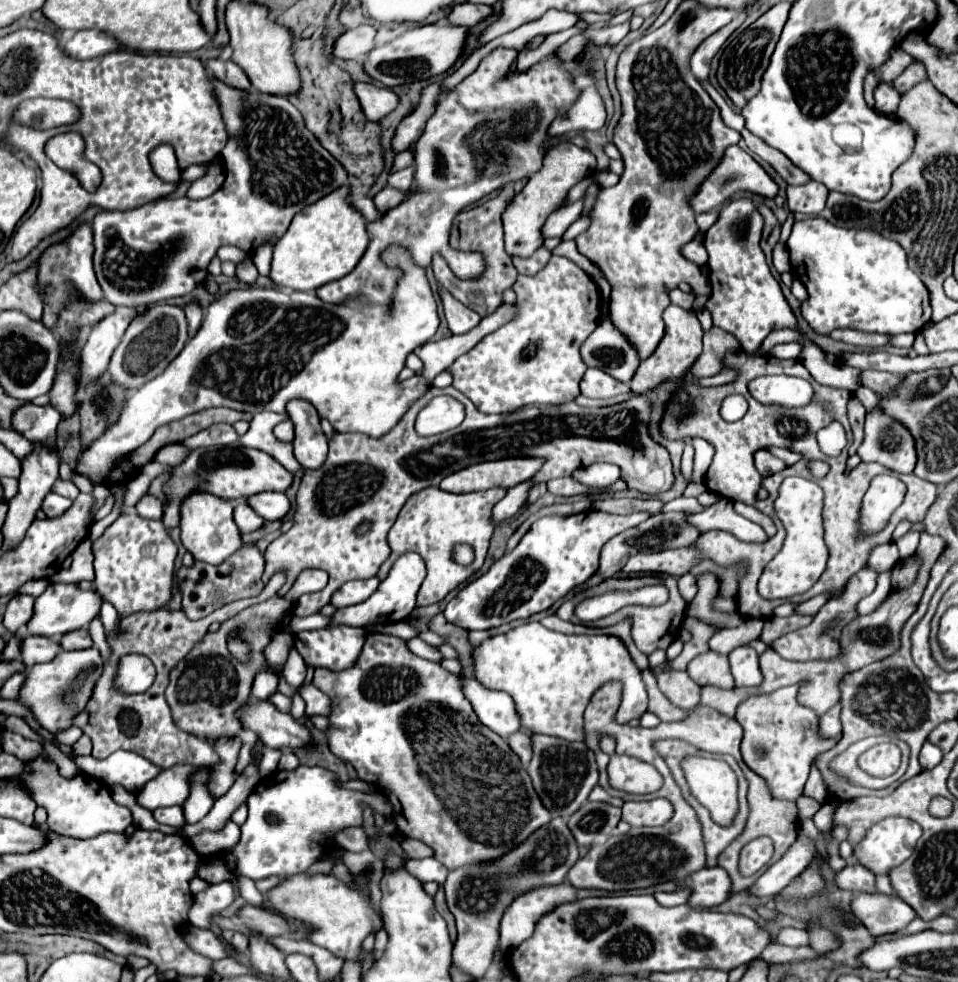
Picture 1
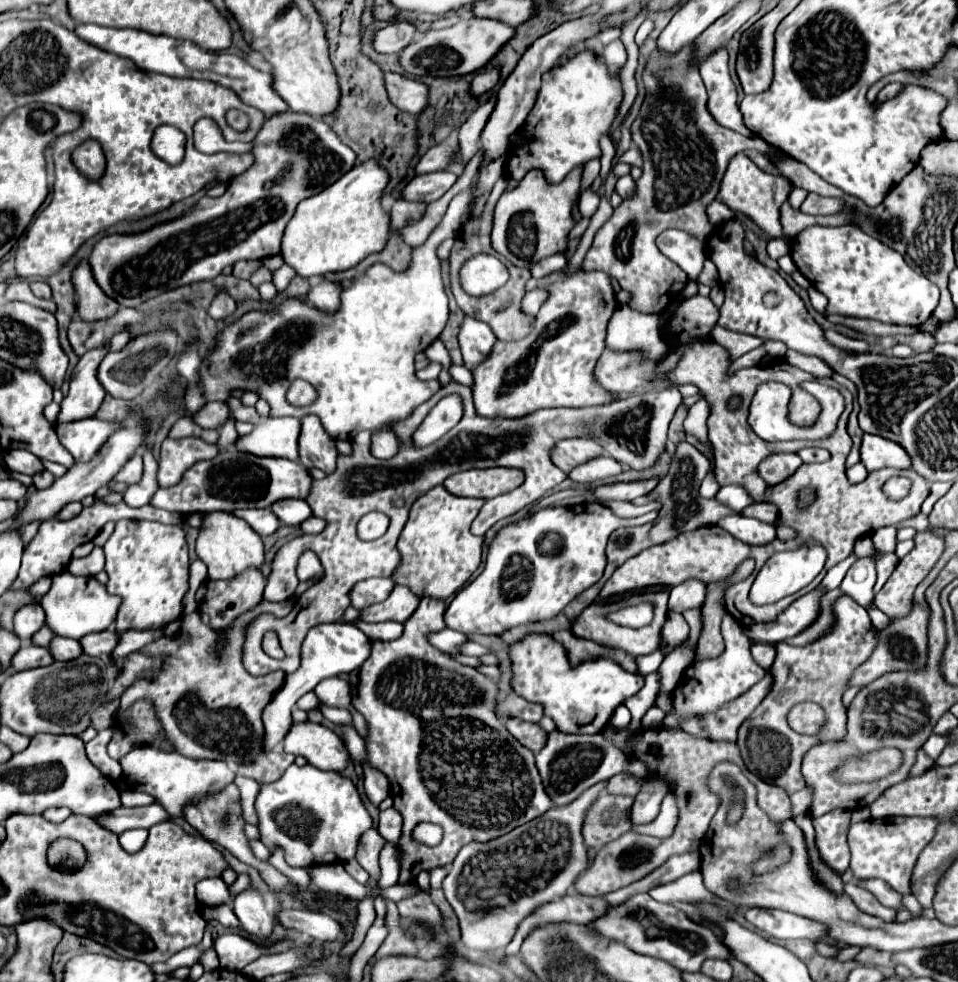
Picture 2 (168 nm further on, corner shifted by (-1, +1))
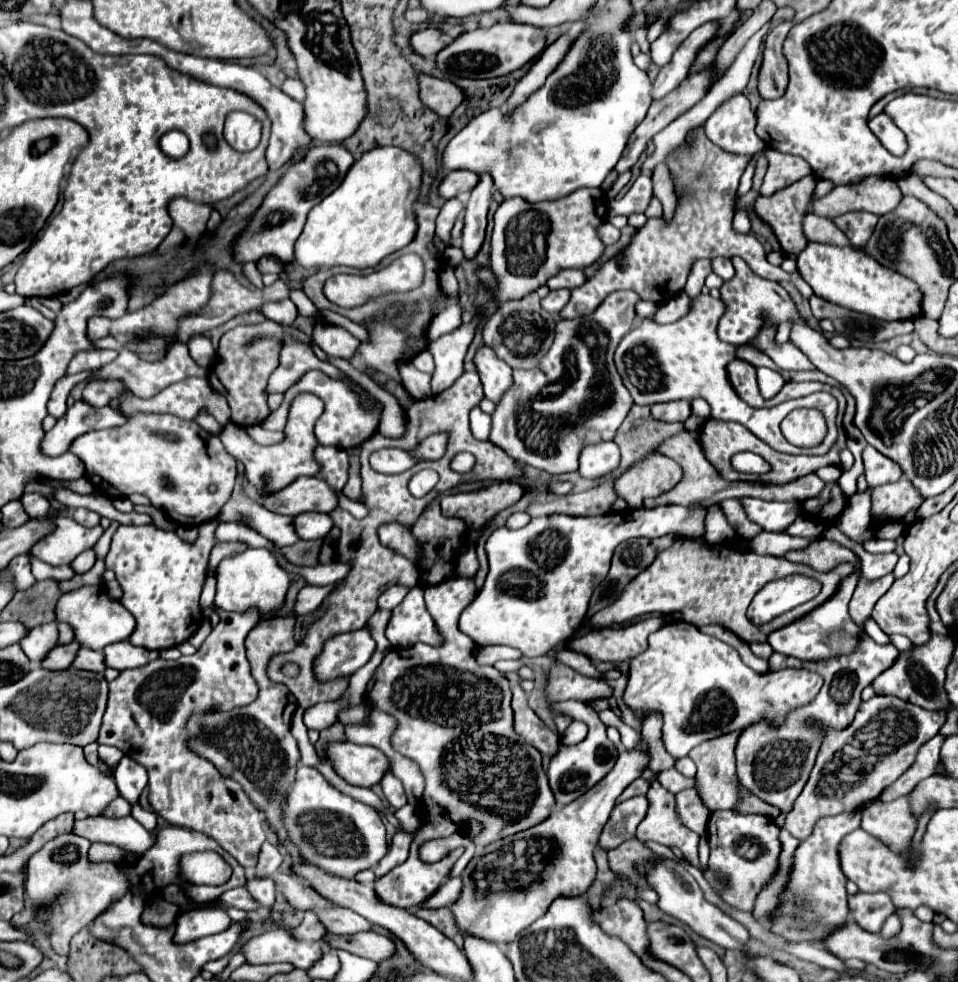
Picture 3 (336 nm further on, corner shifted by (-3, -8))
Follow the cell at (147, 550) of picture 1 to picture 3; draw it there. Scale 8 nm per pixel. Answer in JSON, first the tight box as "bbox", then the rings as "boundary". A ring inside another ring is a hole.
{"bbox":[105,519,217,651],"boundary":[[[217,519],[203,523],[203,533],[195,543],[185,543],[175,531],[163,531],[155,525],[117,527],[105,563],[107,569],[115,571],[123,589],[123,607],[127,607],[137,619],[135,635],[129,639],[133,645],[161,651],[177,647],[195,635],[203,621],[199,597],[207,577],[209,551],[217,543],[217,525]]]}

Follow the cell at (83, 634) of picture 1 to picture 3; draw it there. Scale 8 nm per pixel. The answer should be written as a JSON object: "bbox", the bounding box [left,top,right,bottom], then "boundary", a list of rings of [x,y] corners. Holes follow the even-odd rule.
{"bbox":[103,641,159,671],"boundary":[[[129,641],[113,643],[111,647],[105,647],[103,653],[105,653],[107,667],[113,667],[117,671],[143,667],[143,665],[147,665],[159,657],[157,651],[149,651],[145,647],[135,647]]]}

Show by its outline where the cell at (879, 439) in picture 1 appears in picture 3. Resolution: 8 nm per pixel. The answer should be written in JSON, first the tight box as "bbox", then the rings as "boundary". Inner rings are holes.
{"bbox":[862,445,903,487],"boundary":[[[867,445],[862,453],[864,463],[864,475],[869,487],[879,487],[883,483],[893,483],[897,481],[903,473],[899,471],[899,465],[873,447]]]}

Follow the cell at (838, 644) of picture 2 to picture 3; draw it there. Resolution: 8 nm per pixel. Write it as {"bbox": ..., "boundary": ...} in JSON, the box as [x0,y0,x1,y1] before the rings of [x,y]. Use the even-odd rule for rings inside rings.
{"bbox":[735,637,899,813],"boundary":[[[863,637],[859,643],[859,651],[855,655],[847,655],[843,659],[829,659],[827,663],[803,663],[799,659],[791,659],[787,655],[773,653],[769,659],[769,671],[779,669],[809,669],[819,673],[825,683],[813,703],[793,711],[787,717],[787,723],[779,729],[771,727],[769,723],[759,723],[739,733],[735,745],[737,757],[737,779],[739,783],[751,791],[755,797],[763,799],[765,803],[777,807],[781,813],[789,813],[795,799],[803,791],[809,773],[815,765],[815,757],[821,749],[821,741],[827,729],[845,729],[855,719],[855,713],[861,705],[861,691],[873,683],[885,669],[889,669],[899,657],[899,651],[893,645],[877,645],[871,637]]]}

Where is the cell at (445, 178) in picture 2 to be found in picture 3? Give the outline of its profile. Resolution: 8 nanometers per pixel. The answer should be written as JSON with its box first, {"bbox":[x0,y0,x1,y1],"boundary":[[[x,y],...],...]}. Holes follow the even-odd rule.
{"bbox":[439,169,479,199],"boundary":[[[465,169],[449,171],[439,185],[439,195],[445,199],[451,199],[451,197],[471,191],[477,183],[479,183],[479,175],[473,171],[465,171]]]}

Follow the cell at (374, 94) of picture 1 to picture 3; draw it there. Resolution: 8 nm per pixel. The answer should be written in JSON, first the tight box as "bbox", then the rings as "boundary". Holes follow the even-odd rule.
{"bbox":[419,75,465,117],"boundary":[[[421,75],[419,87],[427,107],[439,111],[439,115],[445,115],[445,117],[449,117],[465,99],[465,93],[461,87],[431,75]]]}

